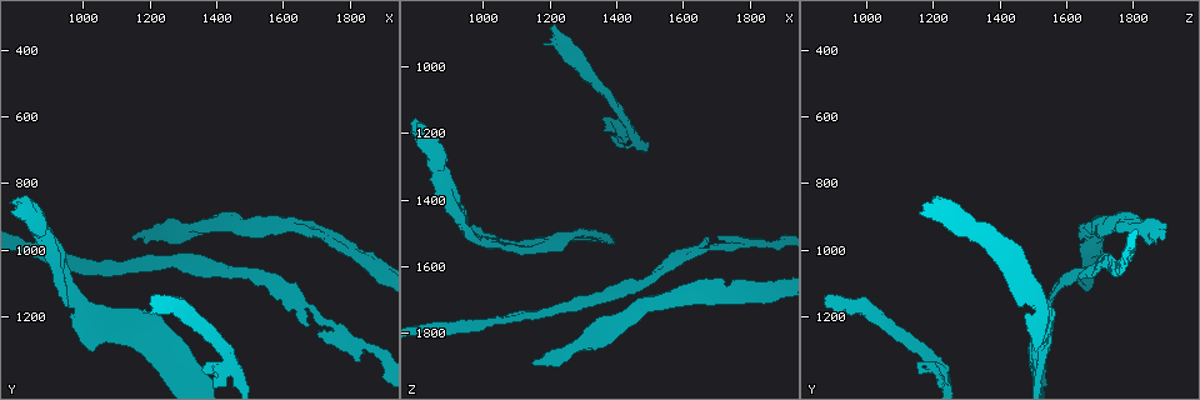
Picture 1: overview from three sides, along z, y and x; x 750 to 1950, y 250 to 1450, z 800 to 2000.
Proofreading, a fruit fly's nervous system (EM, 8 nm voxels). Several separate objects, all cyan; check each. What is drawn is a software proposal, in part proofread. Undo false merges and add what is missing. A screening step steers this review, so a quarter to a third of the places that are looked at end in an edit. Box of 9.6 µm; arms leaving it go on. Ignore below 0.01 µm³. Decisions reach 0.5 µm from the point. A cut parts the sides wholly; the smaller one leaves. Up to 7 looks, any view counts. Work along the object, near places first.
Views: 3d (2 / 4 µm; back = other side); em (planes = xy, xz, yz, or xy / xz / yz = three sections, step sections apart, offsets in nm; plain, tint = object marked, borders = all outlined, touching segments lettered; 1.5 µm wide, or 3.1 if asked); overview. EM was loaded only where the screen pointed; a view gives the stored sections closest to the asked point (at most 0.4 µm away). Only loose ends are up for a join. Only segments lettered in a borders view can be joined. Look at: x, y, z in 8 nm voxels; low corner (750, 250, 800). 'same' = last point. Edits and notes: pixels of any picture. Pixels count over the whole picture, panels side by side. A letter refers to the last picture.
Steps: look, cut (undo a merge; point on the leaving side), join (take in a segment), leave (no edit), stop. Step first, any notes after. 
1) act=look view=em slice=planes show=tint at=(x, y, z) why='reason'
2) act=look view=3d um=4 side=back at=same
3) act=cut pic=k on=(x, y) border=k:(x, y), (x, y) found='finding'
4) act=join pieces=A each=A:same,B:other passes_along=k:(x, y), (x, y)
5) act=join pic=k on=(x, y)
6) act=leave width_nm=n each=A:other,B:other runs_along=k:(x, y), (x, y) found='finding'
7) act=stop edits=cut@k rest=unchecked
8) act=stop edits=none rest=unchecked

act=look view=3d um=4 at=(1390, 1360, 1210) why='branch stops here'

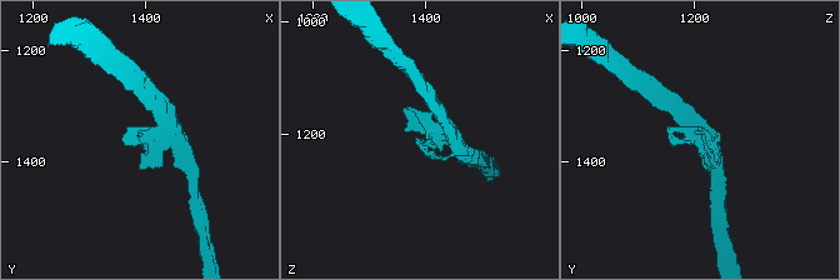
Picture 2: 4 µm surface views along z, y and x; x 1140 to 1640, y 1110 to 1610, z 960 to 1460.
act=look view=em slice=planes show=borders at=(1380, 1345, 1210) why='now the EM'

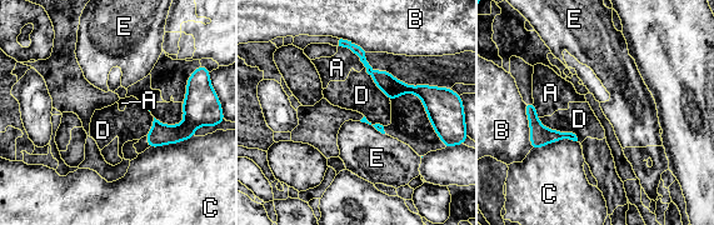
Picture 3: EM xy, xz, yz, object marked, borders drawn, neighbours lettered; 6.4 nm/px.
act=leave each=A:other,B:other,C:other,D:other,E:other runs_along=3:(528, 105), (547, 135), (572, 136) found='no lettered segment goes on from it'

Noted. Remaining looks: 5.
act=look view=3d um=4 at=(990, 1160, 1530)

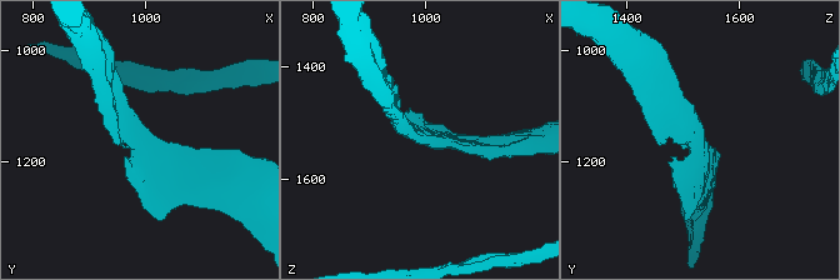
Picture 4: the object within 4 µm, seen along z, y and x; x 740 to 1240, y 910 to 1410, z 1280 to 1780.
act=look view=em slice=planes show=borders at=(995, 1175, 1525) why='shape alone is not enough'

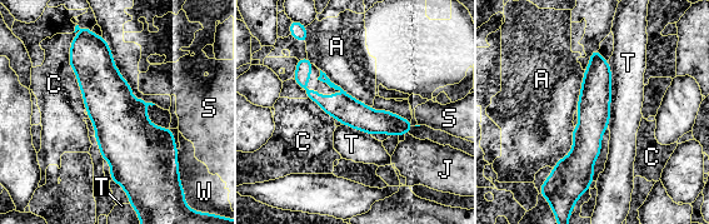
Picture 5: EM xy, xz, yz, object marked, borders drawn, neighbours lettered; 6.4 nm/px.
act=leave each=A:other,C:other,J:other,S:other,T:other,W:other border=5:(320, 69), (331, 81), (369, 106) found='all the same cell'

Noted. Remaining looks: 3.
act=look view=em slice=yz step=4 show=borders at=(1680, 1230, 1500) why='tapers out'

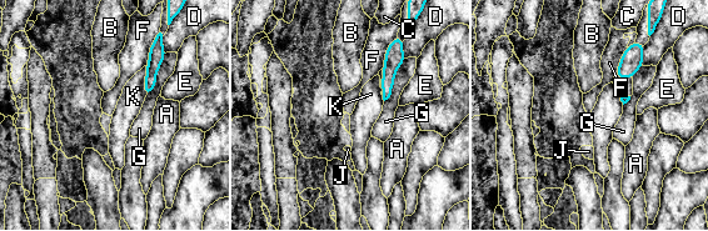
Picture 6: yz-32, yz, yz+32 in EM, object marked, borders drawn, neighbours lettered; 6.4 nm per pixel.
act=look view=em slice=planes show=borders at=same

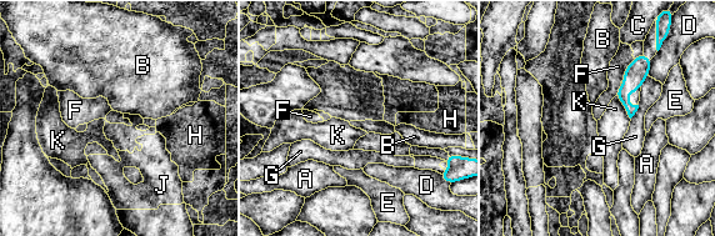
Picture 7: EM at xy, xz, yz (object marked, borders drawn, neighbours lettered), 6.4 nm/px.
act=leave each=A:other,B:other,C:other,D:other,E:other,F:other,G:other,H:other,J:other,K:other border=7:(634, 59), (628, 65), (621, 80) found='none of them fits'

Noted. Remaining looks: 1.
act=stop edits=none rest=unchecked

